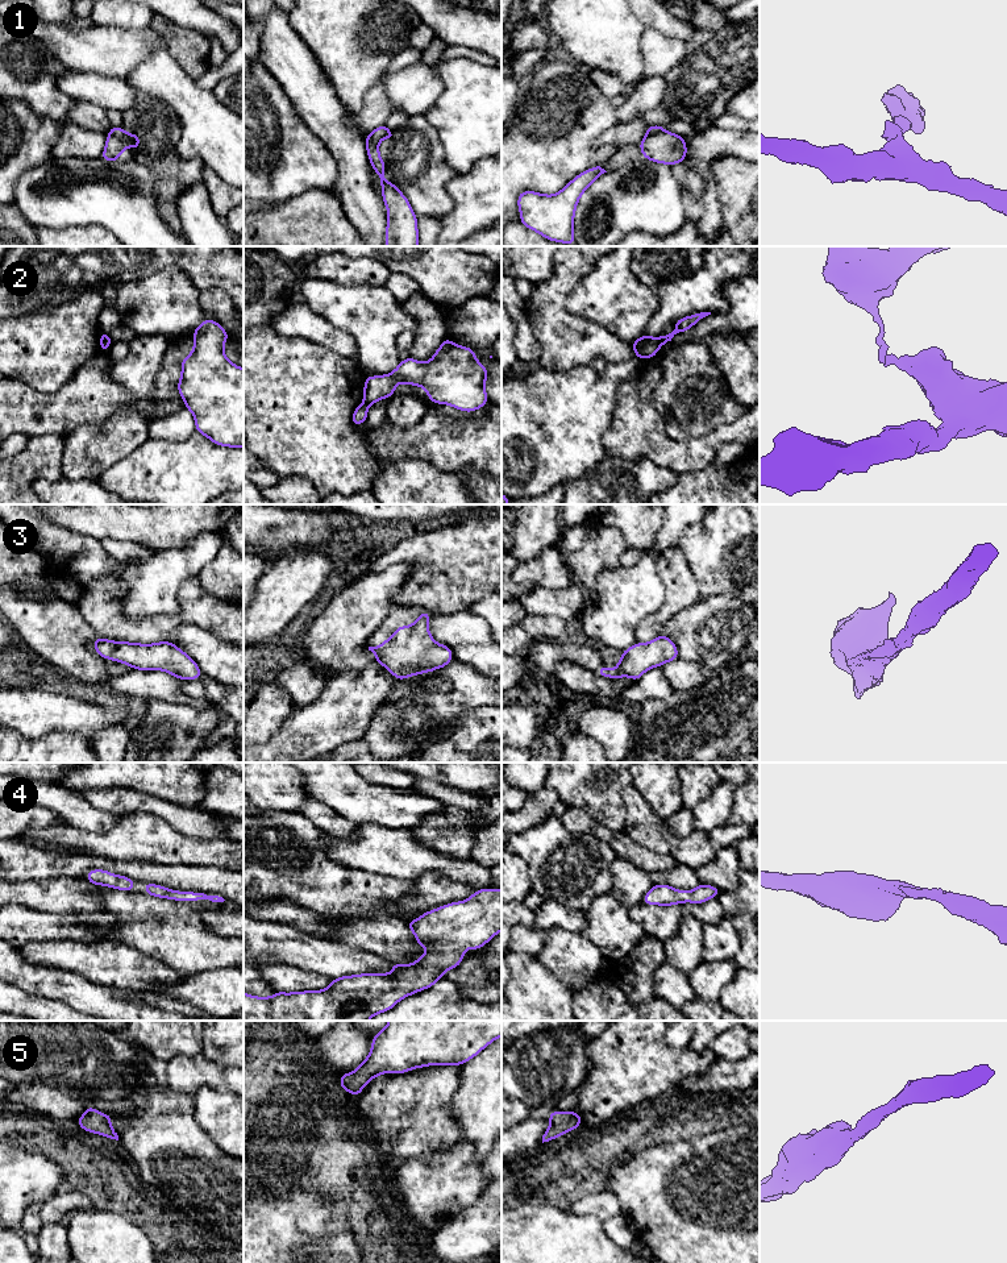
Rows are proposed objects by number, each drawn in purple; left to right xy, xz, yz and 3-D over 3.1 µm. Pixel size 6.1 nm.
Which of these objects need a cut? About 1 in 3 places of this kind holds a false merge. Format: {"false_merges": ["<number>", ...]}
{"false_merges": ["1", "2"]}

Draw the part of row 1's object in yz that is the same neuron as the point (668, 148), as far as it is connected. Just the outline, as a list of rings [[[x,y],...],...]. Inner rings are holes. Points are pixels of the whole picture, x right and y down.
[[[667,130],[645,136],[638,146],[641,148],[641,155],[652,162],[671,167],[686,161],[687,145],[683,136]]]

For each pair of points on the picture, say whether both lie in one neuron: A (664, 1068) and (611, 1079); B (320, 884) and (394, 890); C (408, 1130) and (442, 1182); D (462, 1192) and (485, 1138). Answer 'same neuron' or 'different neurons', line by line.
A: same neuron
B: same neuron
C: different neurons
D: different neurons

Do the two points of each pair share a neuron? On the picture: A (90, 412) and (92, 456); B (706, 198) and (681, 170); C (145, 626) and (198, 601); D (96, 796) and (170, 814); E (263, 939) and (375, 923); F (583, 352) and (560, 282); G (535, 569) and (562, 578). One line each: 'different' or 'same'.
A: different
B: same
C: same
D: same
E: different
F: same
G: same

